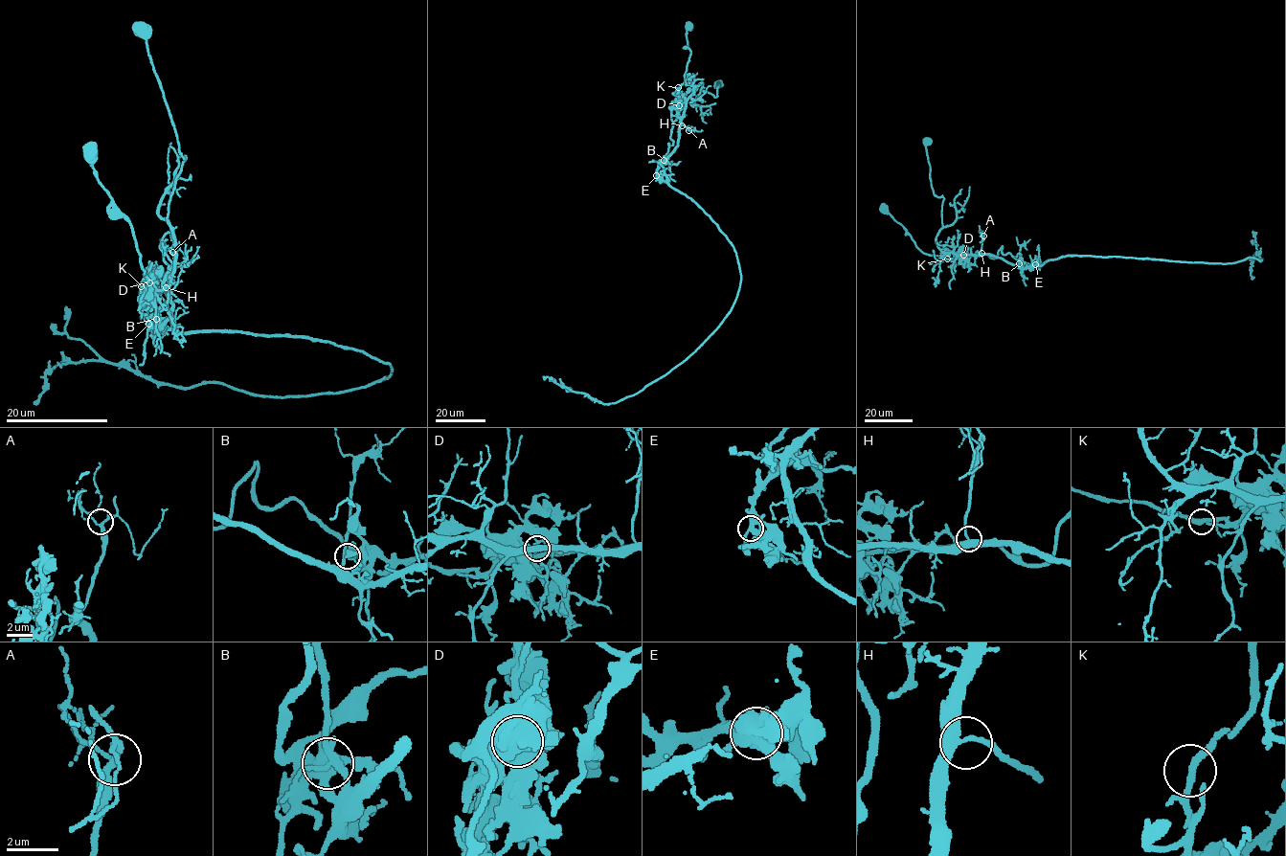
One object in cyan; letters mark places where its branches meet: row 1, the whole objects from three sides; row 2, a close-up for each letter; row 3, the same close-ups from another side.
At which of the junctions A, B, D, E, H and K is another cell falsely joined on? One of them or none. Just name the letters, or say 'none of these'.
B

